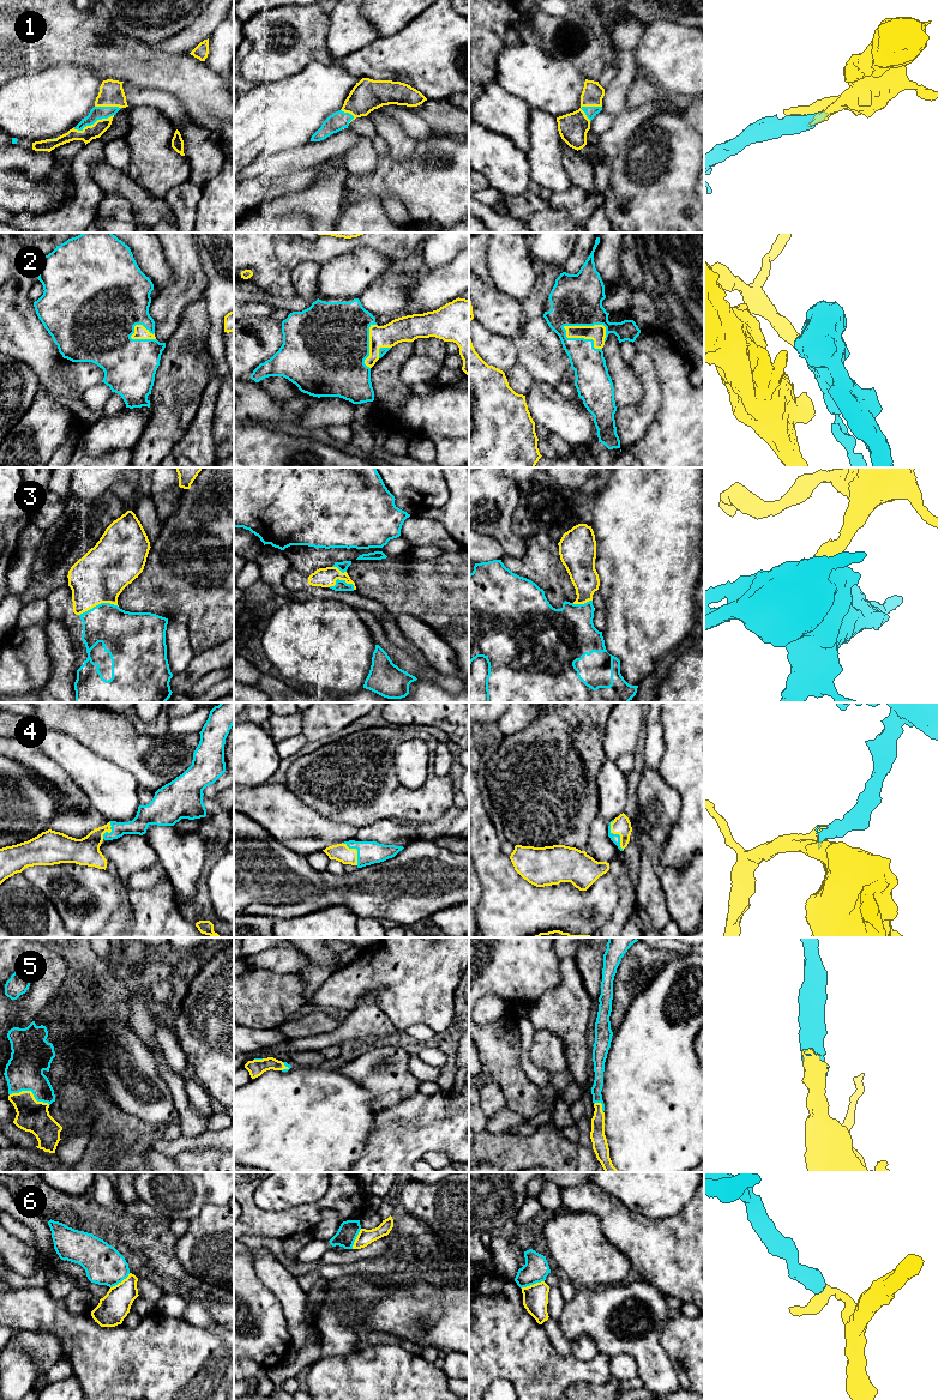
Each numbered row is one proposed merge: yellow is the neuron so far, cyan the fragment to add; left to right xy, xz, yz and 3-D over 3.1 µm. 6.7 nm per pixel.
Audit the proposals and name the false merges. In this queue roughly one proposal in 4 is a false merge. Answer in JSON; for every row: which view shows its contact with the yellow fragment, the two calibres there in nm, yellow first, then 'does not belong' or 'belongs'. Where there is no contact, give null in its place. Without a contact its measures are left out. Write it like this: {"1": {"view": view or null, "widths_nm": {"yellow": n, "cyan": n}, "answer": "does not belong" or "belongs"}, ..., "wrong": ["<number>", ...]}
{"1": {"view": "xy", "widths_nm": {"yellow": 100, "cyan": 100}, "answer": "belongs"}, "2": {"view": "yz", "widths_nm": {"yellow": 110, "cyan": 340}, "answer": "belongs"}, "3": {"view": "xy", "widths_nm": {"yellow": 360, "cyan": 300}, "answer": "belongs"}, "4": {"view": "yz", "widths_nm": {"yellow": 120, "cyan": 60}, "answer": "belongs"}, "5": {"view": "xy", "widths_nm": {"yellow": 220, "cyan": 260}, "answer": "belongs"}, "6": {"view": "yz", "widths_nm": {"yellow": 180, "cyan": 170}, "answer": "does not belong"}, "wrong": ["6"]}

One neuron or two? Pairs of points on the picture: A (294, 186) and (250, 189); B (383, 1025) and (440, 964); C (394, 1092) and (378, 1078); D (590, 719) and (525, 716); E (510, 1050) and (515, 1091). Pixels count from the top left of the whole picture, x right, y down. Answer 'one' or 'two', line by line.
A: one
B: two
C: one
D: two
E: one

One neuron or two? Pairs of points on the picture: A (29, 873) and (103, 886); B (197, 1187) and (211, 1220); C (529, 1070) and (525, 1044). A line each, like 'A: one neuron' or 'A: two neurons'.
A: one neuron
B: two neurons
C: one neuron

